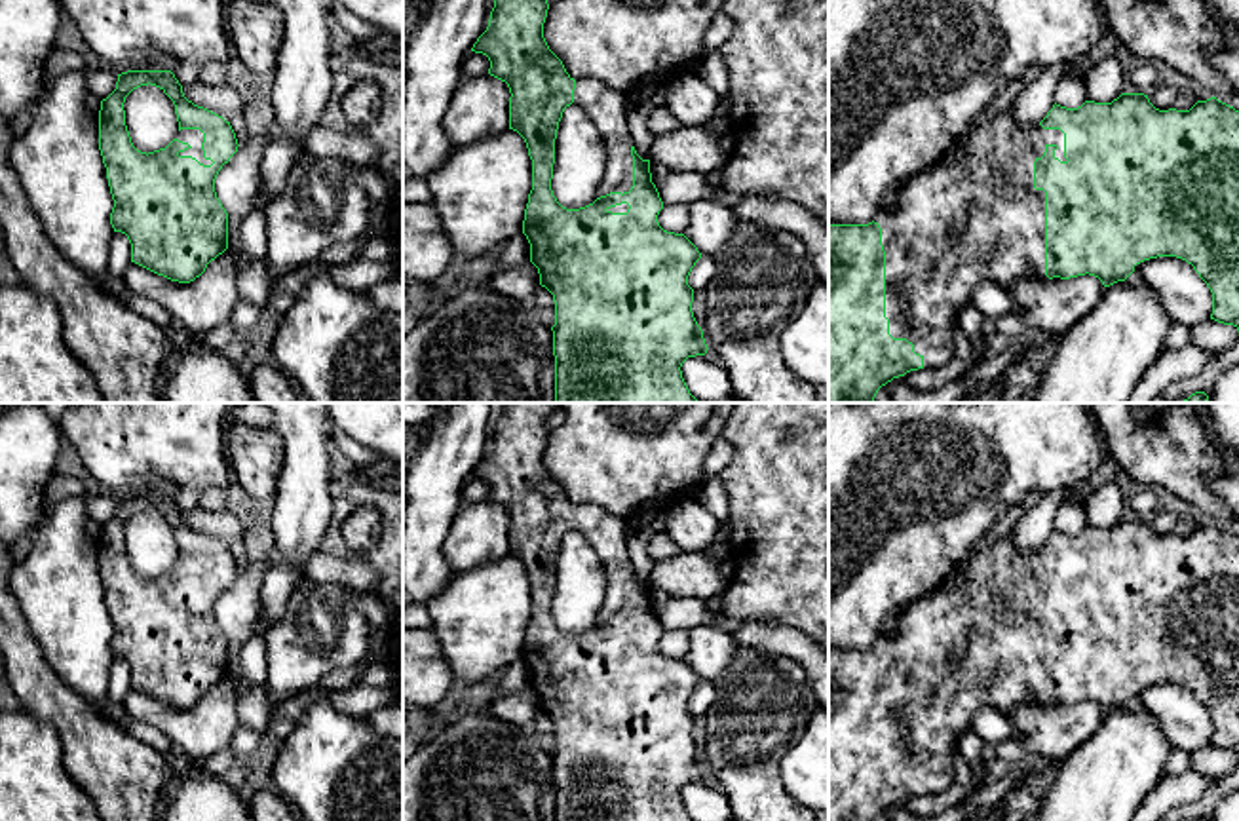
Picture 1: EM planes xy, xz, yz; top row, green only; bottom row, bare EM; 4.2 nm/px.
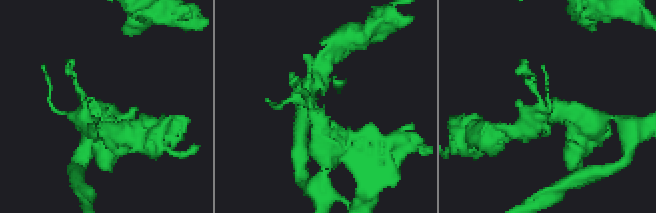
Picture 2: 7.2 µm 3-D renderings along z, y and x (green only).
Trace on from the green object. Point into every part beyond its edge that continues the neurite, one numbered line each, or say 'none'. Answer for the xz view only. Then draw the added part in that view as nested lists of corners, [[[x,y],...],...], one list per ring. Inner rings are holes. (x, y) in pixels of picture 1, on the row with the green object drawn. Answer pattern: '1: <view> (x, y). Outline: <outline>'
1: xz (607, 107). Outline: [[[576,80],[574,105],[597,125],[608,160],[597,198],[629,192],[633,186],[633,137],[627,127],[627,99],[600,80]]]

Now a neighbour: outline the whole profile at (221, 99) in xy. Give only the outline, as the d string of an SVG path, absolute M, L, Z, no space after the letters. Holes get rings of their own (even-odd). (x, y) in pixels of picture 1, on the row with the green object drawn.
M196 82L190 87L182 87L182 93L194 105L222 116L226 122L243 116L247 108L247 105L226 84L207 86Z

